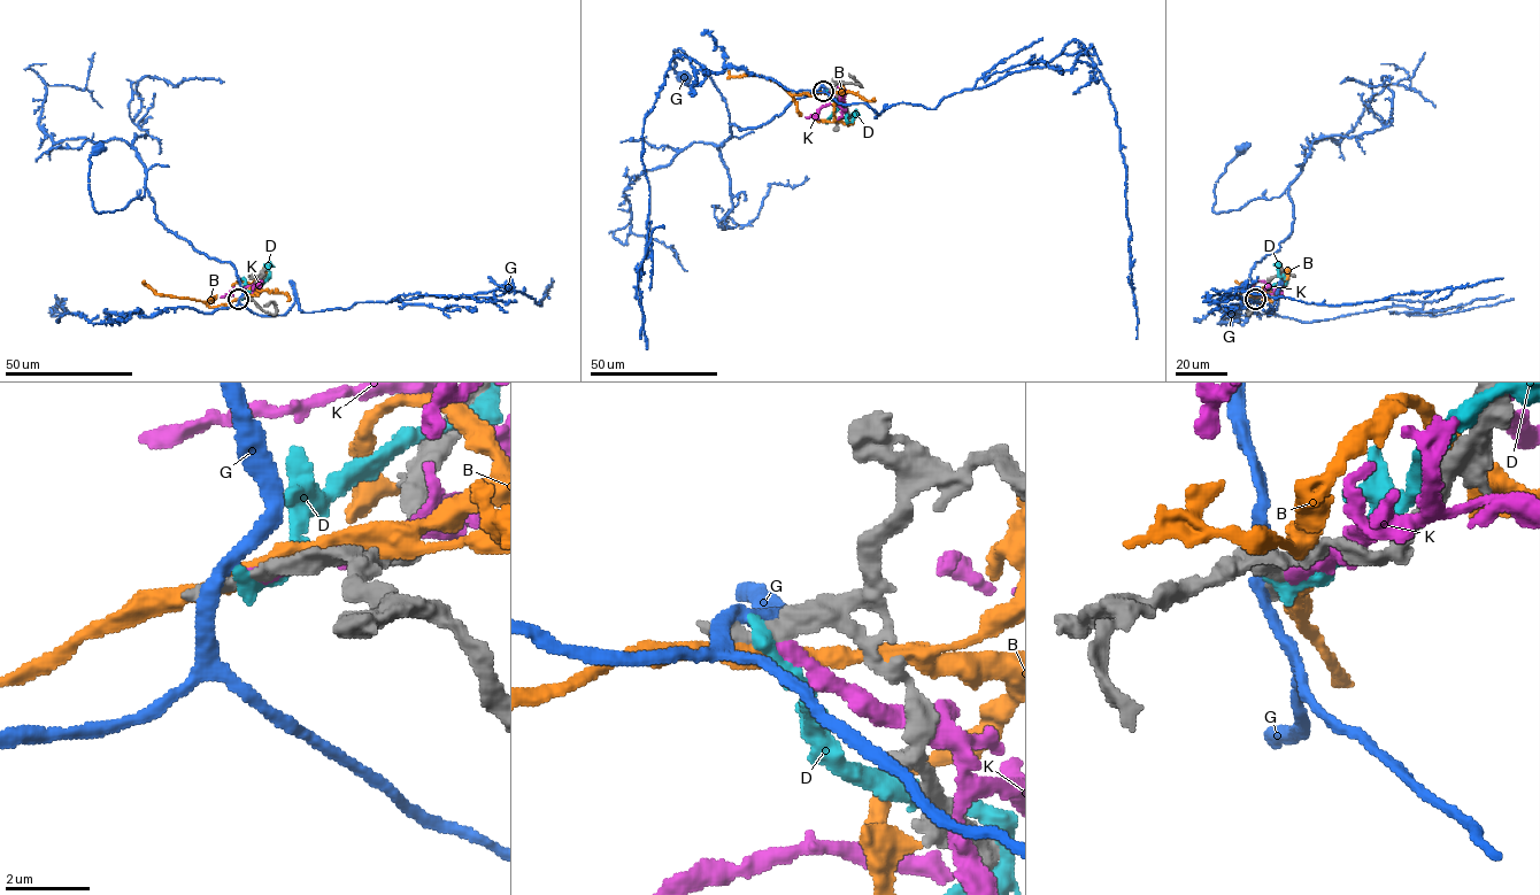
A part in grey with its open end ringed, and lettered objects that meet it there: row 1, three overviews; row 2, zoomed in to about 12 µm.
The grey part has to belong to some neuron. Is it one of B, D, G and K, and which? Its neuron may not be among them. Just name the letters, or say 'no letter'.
no letter

